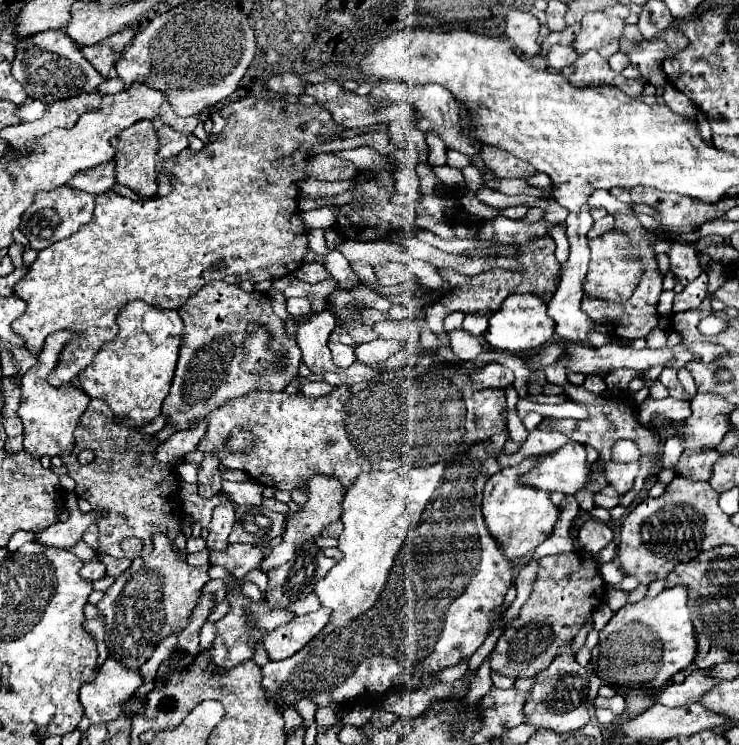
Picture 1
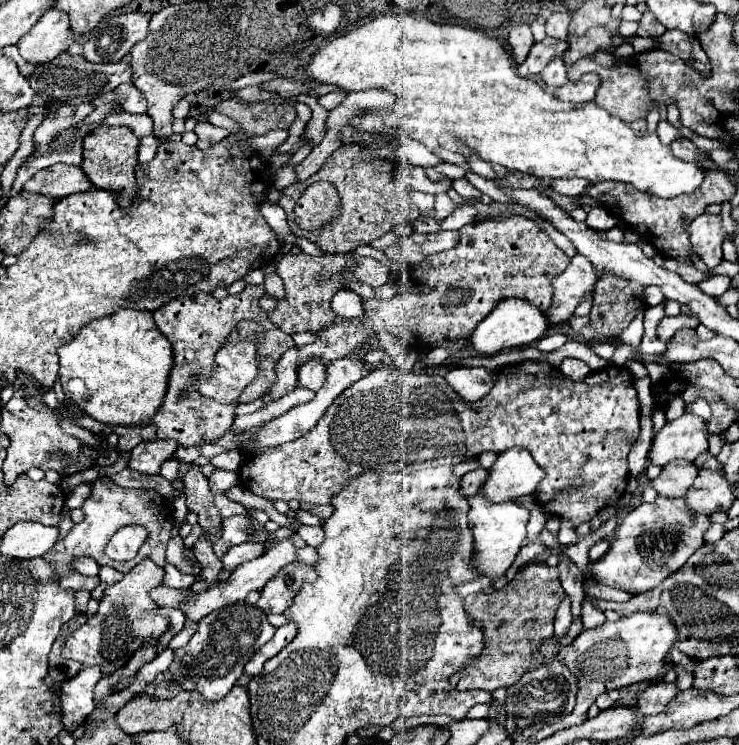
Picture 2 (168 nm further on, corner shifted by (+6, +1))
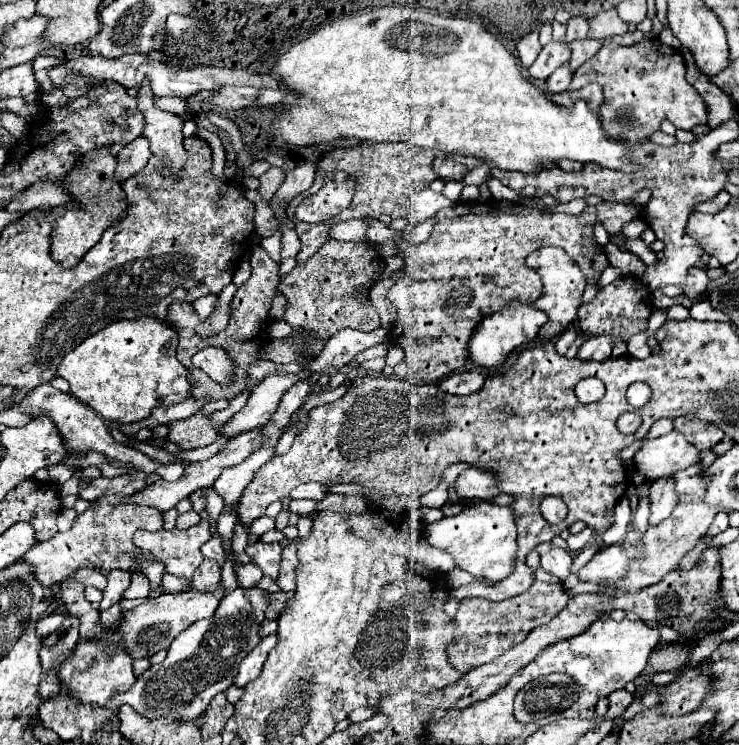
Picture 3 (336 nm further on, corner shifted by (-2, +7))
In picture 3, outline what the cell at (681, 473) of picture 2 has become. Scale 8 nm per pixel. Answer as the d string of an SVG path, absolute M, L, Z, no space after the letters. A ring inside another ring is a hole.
M661 478L655 480L649 486L649 498L651 498L651 516L649 516L649 526L657 526L661 520L669 518L673 508L677 506L679 494L675 492L673 478Z

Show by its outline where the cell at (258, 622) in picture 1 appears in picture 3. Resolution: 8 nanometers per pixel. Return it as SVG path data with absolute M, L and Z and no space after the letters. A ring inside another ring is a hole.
M243 588L233 590L229 596L225 596L225 600L221 600L219 608L215 610L215 614L209 620L197 620L197 624L191 624L185 632L181 632L169 646L167 656L161 664L155 664L151 668L147 668L137 682L131 686L131 690L123 692L123 694L115 694L111 696L111 700L105 704L105 708L119 708L123 704L133 706L133 710L149 720L153 718L171 718L171 720L193 720L197 718L205 706L209 704L209 700L217 694L227 690L233 684L233 676L237 674L237 666L241 664L241 660L245 658L245 652L249 652L249 648L253 648L253 644L259 644L259 624L253 624L249 620L249 602L243 596Z

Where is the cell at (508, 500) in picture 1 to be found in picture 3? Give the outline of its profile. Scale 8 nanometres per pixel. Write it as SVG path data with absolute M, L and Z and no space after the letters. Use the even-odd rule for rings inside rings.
M483 500L465 502L463 512L459 516L443 518L435 524L429 524L427 528L427 542L431 542L431 546L449 552L457 568L489 582L499 582L505 576L509 576L509 572L513 572L515 554L517 554L515 536L517 536L517 530L515 530L511 508L495 506ZM429 534L431 534L431 540L429 540Z

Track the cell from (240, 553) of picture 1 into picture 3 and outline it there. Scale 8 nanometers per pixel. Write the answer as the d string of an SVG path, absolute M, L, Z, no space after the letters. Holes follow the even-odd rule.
M255 542L245 548L247 556L261 568L261 572L273 580L279 578L279 564L281 564L281 544L279 542Z

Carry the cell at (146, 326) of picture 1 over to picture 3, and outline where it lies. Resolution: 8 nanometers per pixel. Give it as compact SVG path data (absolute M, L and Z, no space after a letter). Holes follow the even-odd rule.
M145 318L145 320L121 320L113 322L101 332L83 340L75 350L65 354L61 360L57 374L65 378L71 386L71 396L81 400L85 406L93 408L103 420L107 422L121 422L133 424L149 418L151 410L157 406L177 404L189 398L193 382L189 378L189 370L175 358L177 350L177 332L159 320Z

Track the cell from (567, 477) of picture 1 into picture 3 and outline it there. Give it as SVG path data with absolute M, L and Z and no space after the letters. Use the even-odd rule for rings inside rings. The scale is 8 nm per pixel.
M477 468L463 470L455 480L457 496L461 502L465 500L491 500L495 494L499 494L497 482L487 472L481 472Z

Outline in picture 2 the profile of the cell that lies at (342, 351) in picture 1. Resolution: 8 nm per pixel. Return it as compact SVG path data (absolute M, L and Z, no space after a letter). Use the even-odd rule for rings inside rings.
M311 358L299 368L299 386L317 392L325 384L325 374L327 374L327 364L321 358Z

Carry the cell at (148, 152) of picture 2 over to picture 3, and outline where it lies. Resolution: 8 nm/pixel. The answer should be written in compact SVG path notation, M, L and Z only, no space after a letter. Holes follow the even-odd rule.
M135 138L131 144L125 146L125 150L117 156L117 174L115 178L119 182L125 182L127 178L135 176L137 172L141 172L147 164L147 160L151 158L151 152L149 152L149 142L145 138Z

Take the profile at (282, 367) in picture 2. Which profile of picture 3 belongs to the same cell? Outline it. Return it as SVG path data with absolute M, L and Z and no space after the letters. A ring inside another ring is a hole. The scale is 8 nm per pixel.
M297 374L267 376L259 386L253 388L253 394L249 396L247 404L221 426L221 436L233 438L243 432L261 428L261 424L265 424L265 420L273 416L281 400L281 394L285 394L285 390L289 390L291 384L297 380L299 380Z

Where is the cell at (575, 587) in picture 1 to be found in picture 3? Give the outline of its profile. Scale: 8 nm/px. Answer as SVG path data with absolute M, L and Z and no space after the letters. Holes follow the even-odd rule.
M533 582L527 592L503 602L491 602L485 598L461 600L459 610L453 618L453 624L455 624L453 642L447 646L449 664L453 664L453 668L465 674L481 664L495 660L497 656L513 648L513 644L519 644L521 640L525 640L525 636L533 628L553 620L567 606L567 602L569 602L569 596L559 582L557 584Z

